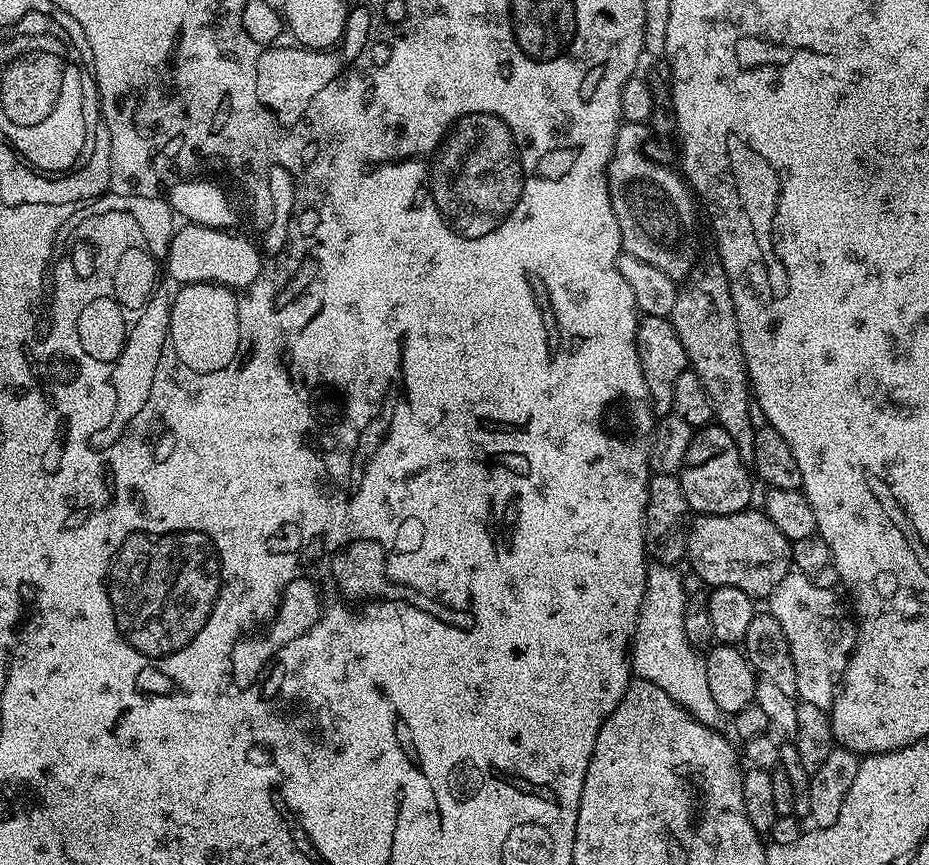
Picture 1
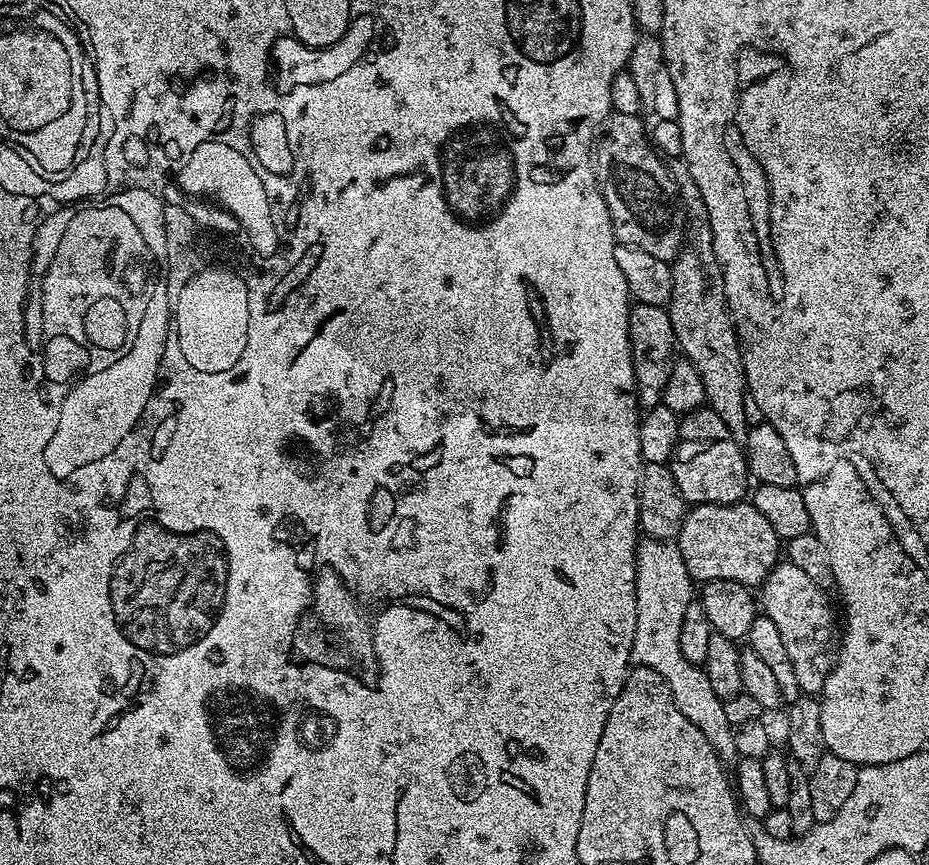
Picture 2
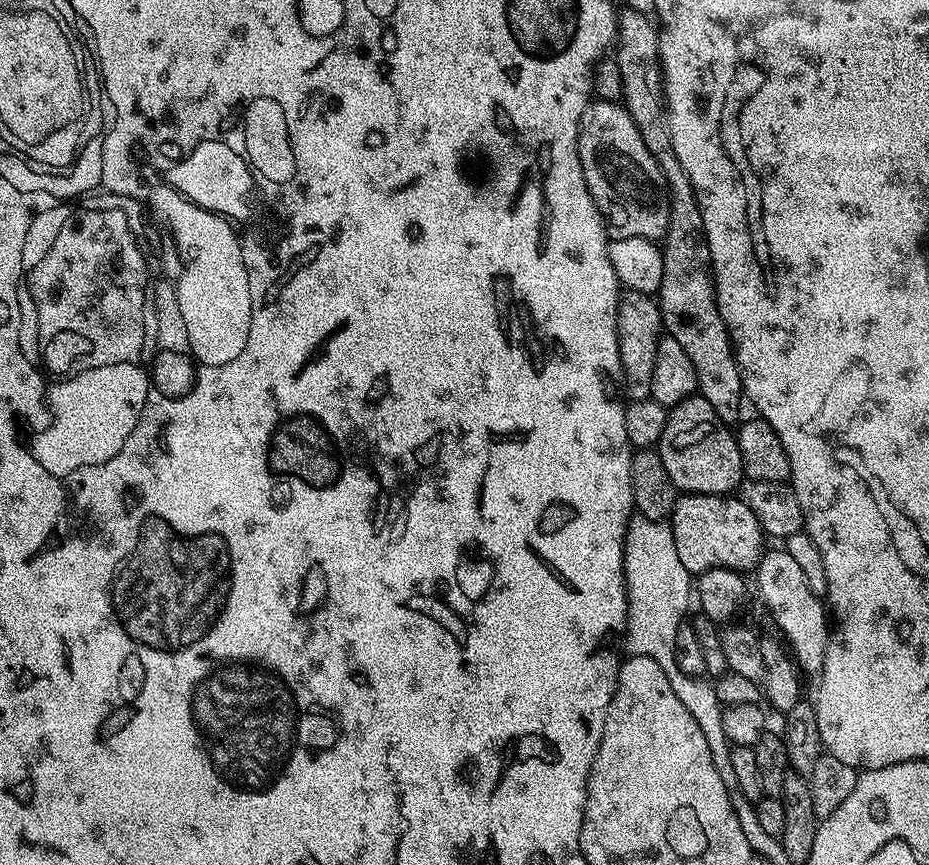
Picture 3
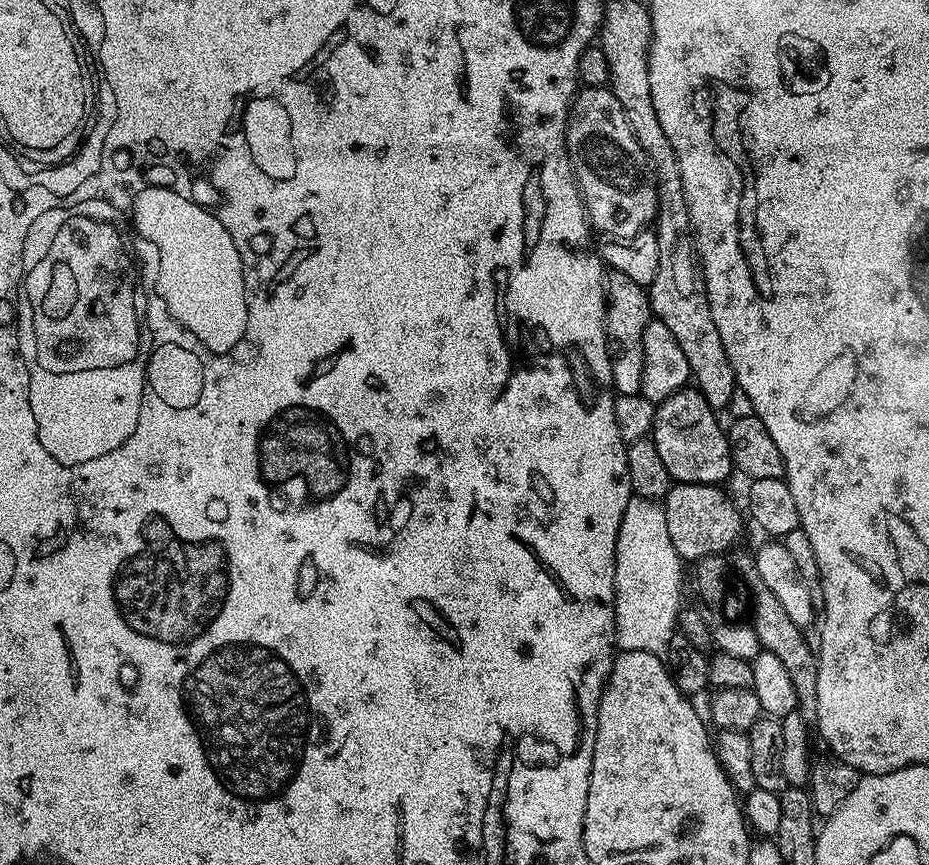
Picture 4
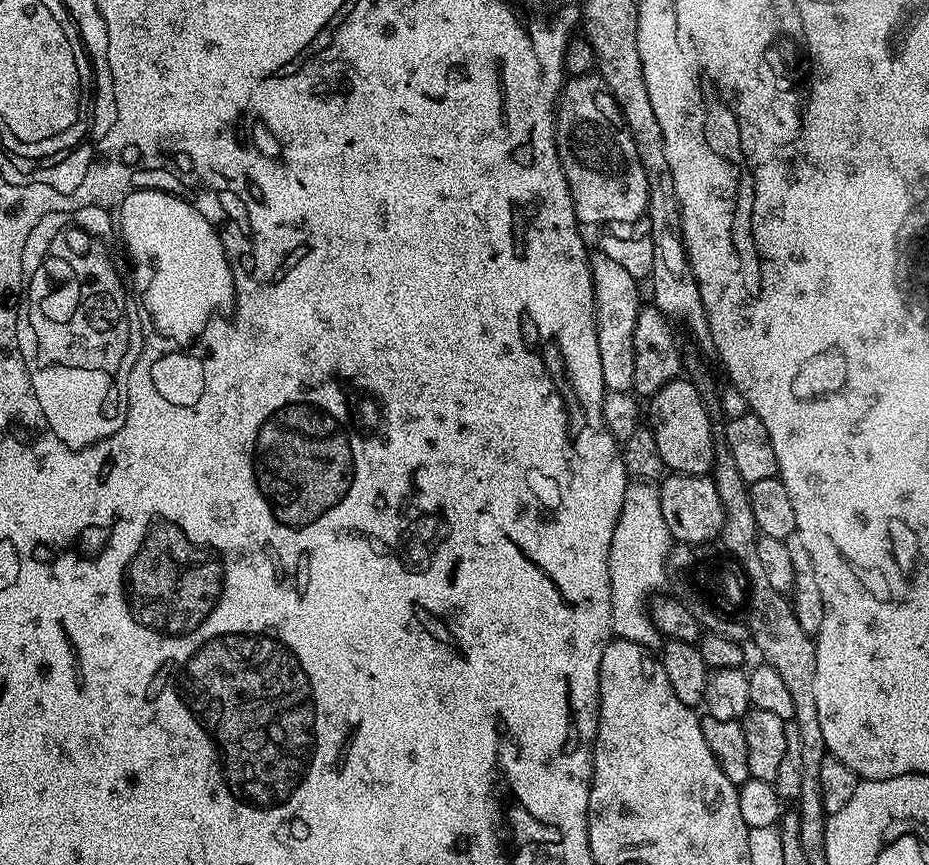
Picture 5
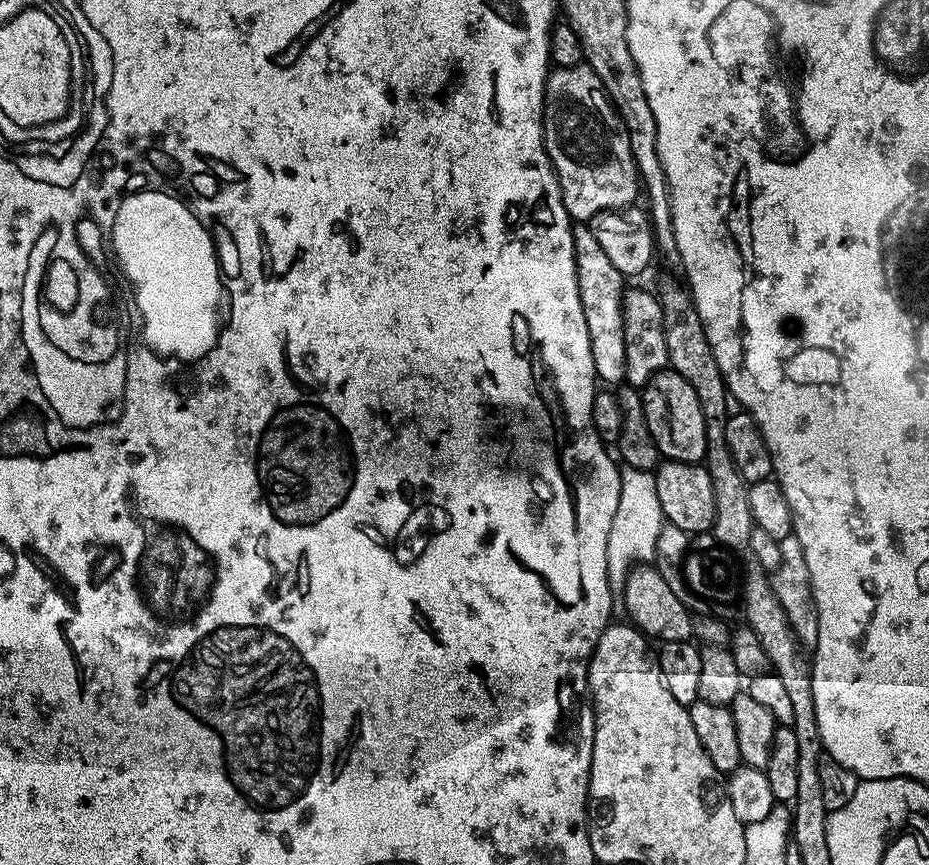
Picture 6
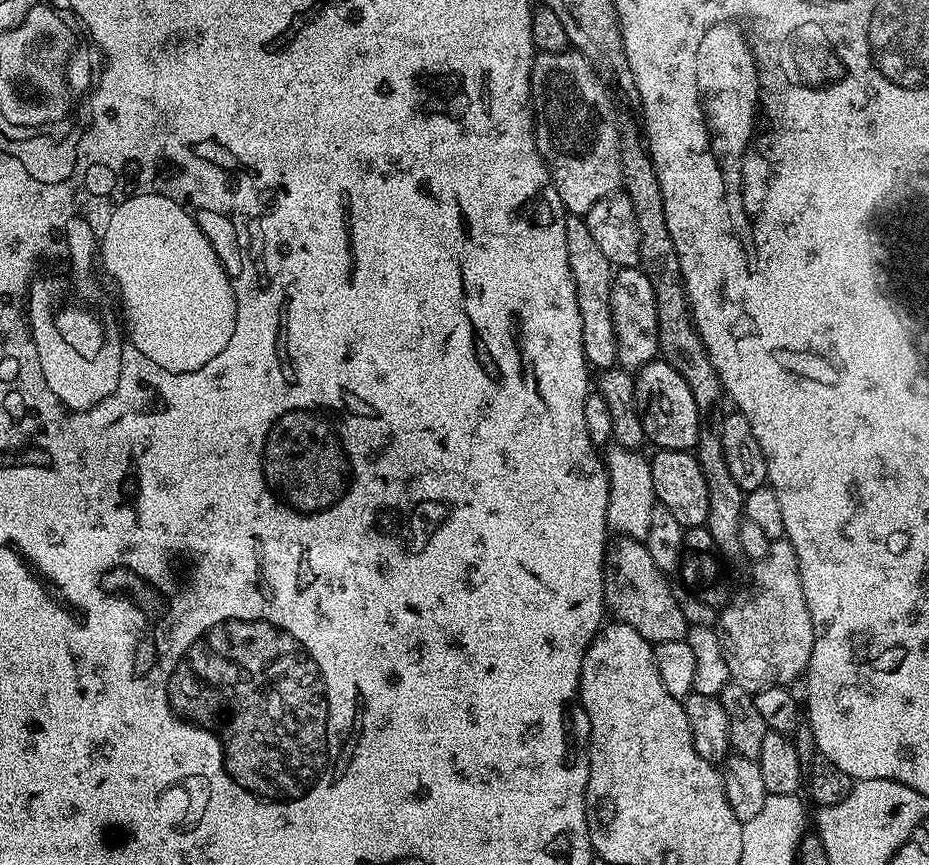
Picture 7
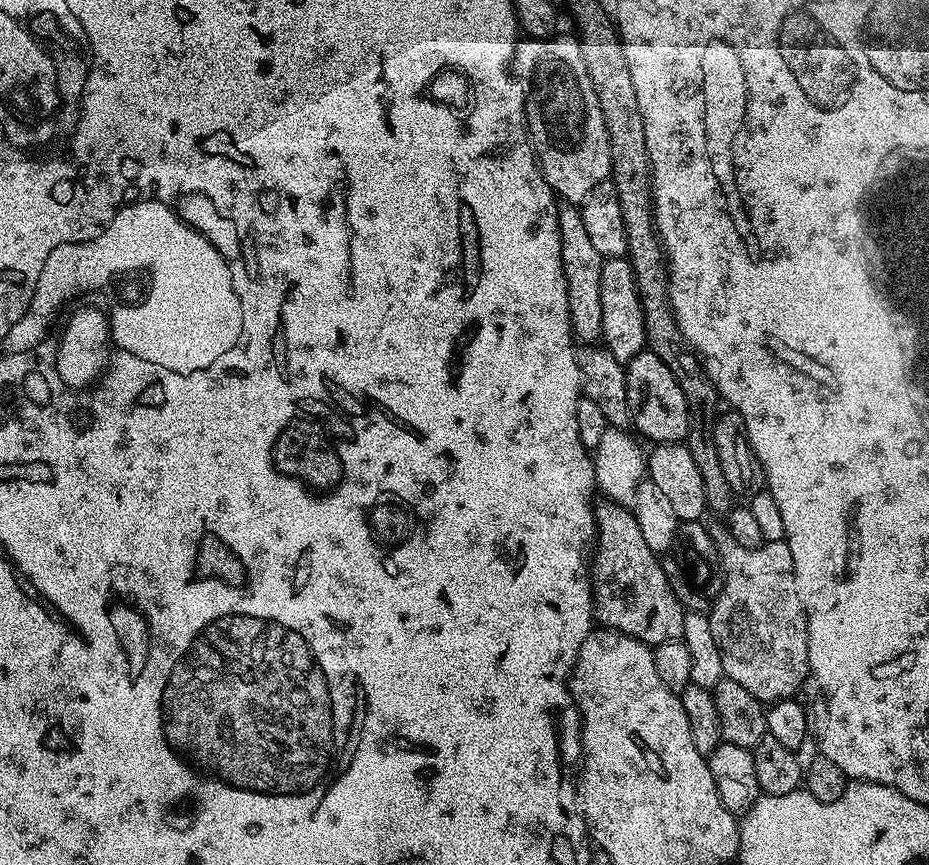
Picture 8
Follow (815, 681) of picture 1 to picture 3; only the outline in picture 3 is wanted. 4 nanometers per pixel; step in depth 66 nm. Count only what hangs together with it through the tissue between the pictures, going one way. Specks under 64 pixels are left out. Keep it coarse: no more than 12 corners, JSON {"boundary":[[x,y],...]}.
{"boundary":[[783,547],[765,551],[756,588],[797,669],[818,674],[825,601]]}

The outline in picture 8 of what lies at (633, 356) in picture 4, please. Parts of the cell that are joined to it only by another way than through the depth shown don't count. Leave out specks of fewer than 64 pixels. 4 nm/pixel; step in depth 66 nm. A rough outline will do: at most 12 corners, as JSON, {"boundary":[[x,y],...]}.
{"boundary":[[579,207],[555,213],[572,334],[600,340],[602,266]]}

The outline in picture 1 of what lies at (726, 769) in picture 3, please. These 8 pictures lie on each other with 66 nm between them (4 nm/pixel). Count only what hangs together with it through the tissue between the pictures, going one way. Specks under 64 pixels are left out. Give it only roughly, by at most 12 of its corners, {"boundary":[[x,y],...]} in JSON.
{"boundary":[[679,567],[648,570],[630,663],[717,730],[704,656],[686,638]]}

